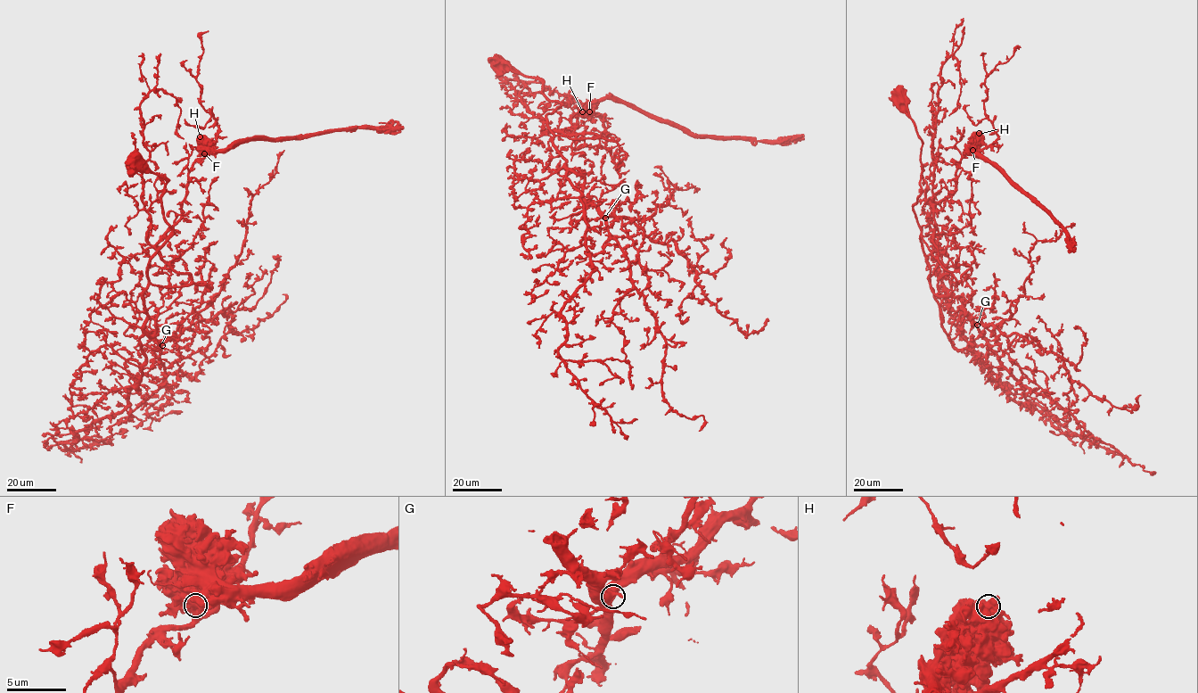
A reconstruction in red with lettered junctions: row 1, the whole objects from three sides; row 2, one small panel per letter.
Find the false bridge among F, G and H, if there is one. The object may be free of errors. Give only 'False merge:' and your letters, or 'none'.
False merge: F

